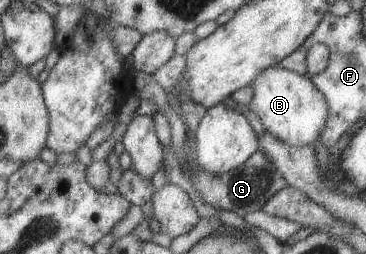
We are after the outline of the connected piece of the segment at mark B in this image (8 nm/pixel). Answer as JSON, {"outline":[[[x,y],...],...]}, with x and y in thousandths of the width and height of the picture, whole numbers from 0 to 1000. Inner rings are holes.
{"outline":[[[757,248],[708,280],[680,335],[689,386],[672,425],[697,445],[724,512],[765,559],[801,579],[866,575],[896,421],[842,295],[781,276]]]}

